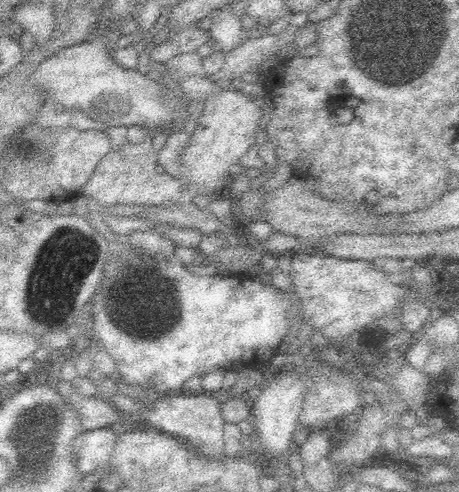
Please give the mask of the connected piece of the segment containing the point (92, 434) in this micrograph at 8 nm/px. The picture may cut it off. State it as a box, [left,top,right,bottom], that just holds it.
[72,428,118,474]

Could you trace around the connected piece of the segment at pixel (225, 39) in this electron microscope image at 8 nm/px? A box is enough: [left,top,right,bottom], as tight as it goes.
[208,5,246,54]

